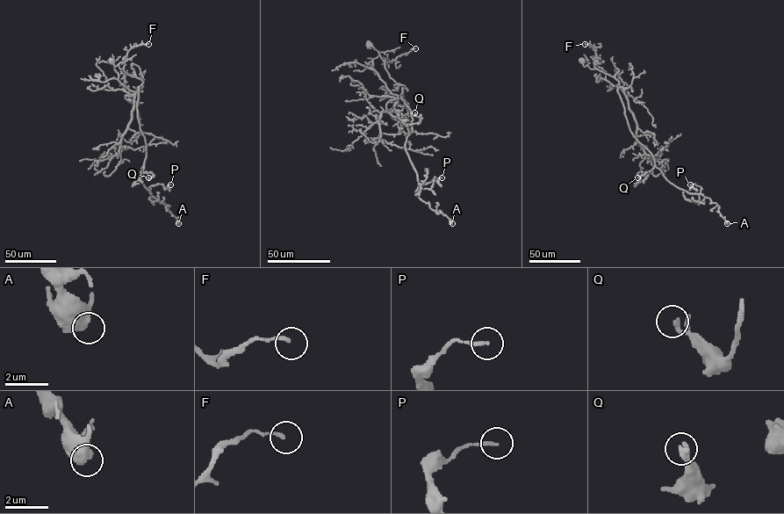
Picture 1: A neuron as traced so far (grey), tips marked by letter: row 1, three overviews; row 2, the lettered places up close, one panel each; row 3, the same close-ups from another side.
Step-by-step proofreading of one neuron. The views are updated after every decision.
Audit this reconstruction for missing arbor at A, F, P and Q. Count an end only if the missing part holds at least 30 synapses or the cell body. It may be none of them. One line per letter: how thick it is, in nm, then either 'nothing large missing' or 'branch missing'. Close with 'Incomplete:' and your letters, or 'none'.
A: 480 nm thick; nothing large missing
F: 140 nm thick; nothing large missing
P: 140 nm thick; nothing large missing
Q: 170 nm thick; nothing large missing
Incomplete: none

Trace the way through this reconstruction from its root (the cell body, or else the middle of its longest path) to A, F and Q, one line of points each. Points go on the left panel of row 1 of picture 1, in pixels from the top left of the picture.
A: (111, 61), (142, 81), (137, 115), (146, 146), (140, 179), (150, 197), (163, 204), (178, 223)
F: (111, 61), (114, 66), (118, 64), (122, 68), (124, 59), (133, 47), (148, 44)
Q: (111, 61), (142, 81), (137, 115), (146, 144), (142, 171), (153, 174), (148, 177)

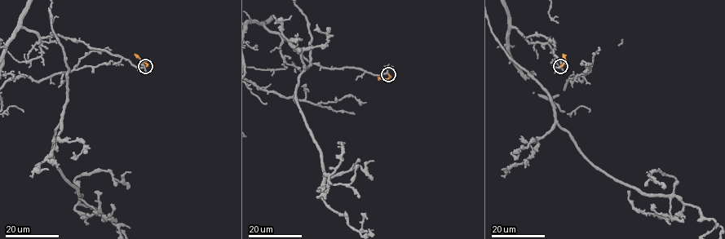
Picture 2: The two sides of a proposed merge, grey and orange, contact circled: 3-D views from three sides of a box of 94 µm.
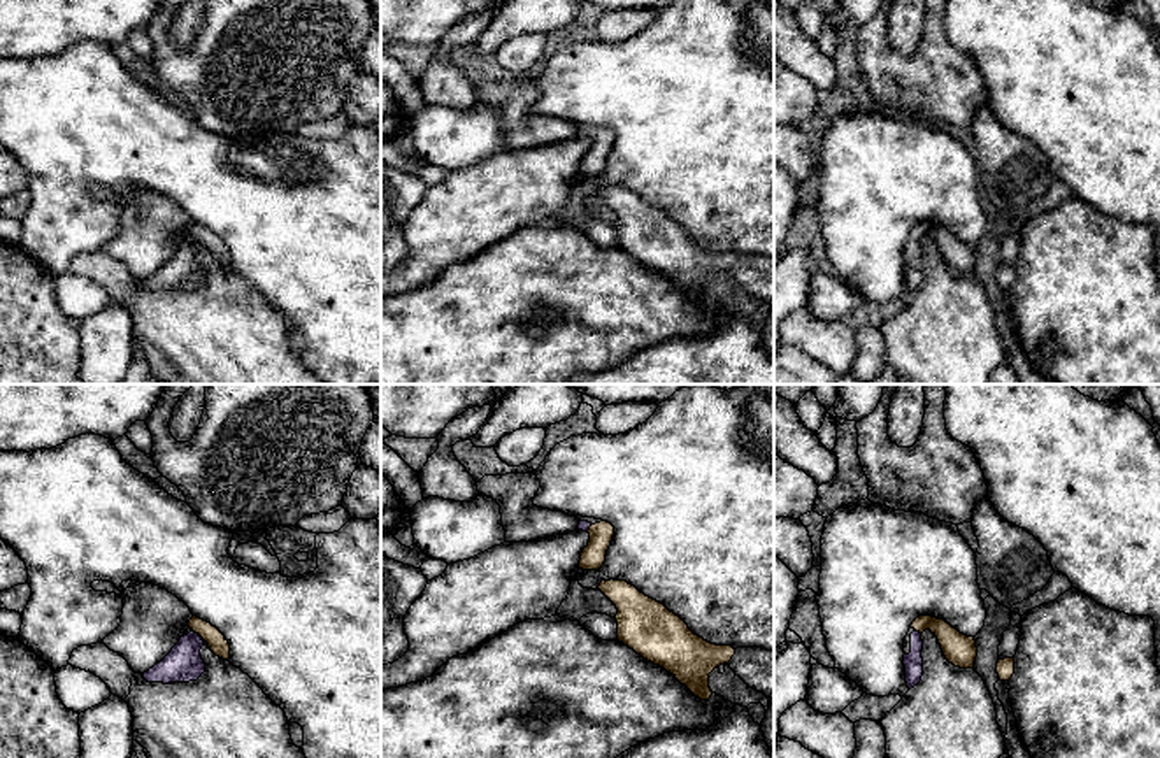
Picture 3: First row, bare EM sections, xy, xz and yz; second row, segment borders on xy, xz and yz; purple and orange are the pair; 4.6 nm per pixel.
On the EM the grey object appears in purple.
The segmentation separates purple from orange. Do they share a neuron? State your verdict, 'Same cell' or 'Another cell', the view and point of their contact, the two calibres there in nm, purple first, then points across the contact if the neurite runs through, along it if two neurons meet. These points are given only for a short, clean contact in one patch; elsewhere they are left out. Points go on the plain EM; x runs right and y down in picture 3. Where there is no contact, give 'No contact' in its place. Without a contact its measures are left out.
Same cell. Touches purple at xy (197, 241). Thickness 170 nm (purple) against 90 nm. Path across: xy (183, 271), (186, 257), (197, 241), (209, 241), (216, 248)

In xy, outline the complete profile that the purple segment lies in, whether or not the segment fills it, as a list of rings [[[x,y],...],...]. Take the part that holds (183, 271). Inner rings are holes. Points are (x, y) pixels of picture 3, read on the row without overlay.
[[[193,223],[188,230],[191,239],[179,246],[172,258],[153,275],[144,279],[147,290],[190,290],[205,279],[200,256],[207,251],[211,258],[223,265],[230,265],[230,251],[225,242],[211,230]]]

